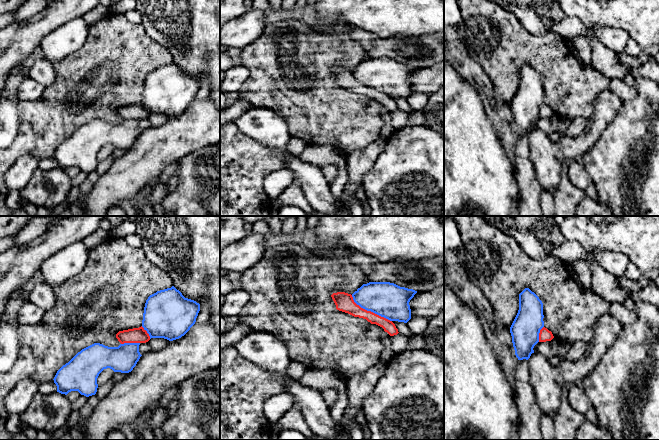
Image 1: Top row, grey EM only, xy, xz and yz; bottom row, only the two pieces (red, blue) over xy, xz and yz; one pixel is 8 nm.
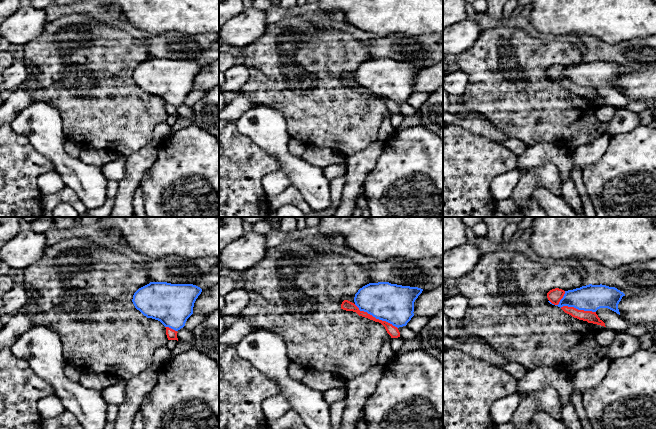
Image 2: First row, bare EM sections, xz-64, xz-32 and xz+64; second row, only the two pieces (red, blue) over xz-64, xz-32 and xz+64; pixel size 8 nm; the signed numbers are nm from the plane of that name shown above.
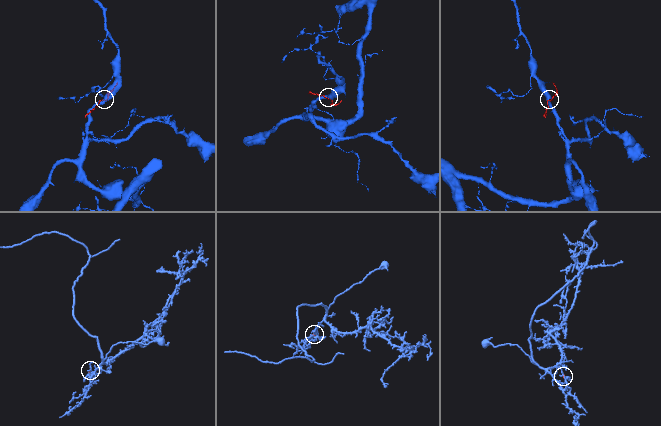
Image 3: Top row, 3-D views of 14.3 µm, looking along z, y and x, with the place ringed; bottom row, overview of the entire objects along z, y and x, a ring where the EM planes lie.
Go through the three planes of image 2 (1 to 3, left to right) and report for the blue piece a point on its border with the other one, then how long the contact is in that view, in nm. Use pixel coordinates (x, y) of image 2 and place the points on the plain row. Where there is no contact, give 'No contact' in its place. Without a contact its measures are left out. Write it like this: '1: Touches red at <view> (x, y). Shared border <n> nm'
1: Touches red at xz-64 (171, 105). Shared border 100 nm
2: Touches red at xz-32 (375, 94). Shared border 400 nm
3: Touches red at xz+64 (577, 85). Shared border 300 nm

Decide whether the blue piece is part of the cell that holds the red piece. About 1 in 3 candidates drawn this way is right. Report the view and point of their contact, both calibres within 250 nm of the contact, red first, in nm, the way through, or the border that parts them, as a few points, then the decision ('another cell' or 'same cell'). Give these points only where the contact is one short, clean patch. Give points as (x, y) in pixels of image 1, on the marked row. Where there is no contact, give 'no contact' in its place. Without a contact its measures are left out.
xz (370, 311) | 150/280 nm | another cell

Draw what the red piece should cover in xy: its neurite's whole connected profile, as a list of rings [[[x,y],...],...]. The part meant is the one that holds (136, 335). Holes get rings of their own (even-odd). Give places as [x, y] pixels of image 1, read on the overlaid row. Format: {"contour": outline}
{"contour": [[[141,326],[128,330],[119,331],[116,338],[121,344],[124,343],[146,343],[150,340],[147,331]]]}

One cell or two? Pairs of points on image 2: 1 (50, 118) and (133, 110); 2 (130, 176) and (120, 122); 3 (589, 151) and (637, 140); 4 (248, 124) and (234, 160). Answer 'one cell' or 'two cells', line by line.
1: two cells
2: two cells
3: two cells
4: two cells

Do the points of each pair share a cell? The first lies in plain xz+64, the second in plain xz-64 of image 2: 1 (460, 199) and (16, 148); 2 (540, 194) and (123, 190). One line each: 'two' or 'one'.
1: one
2: two

